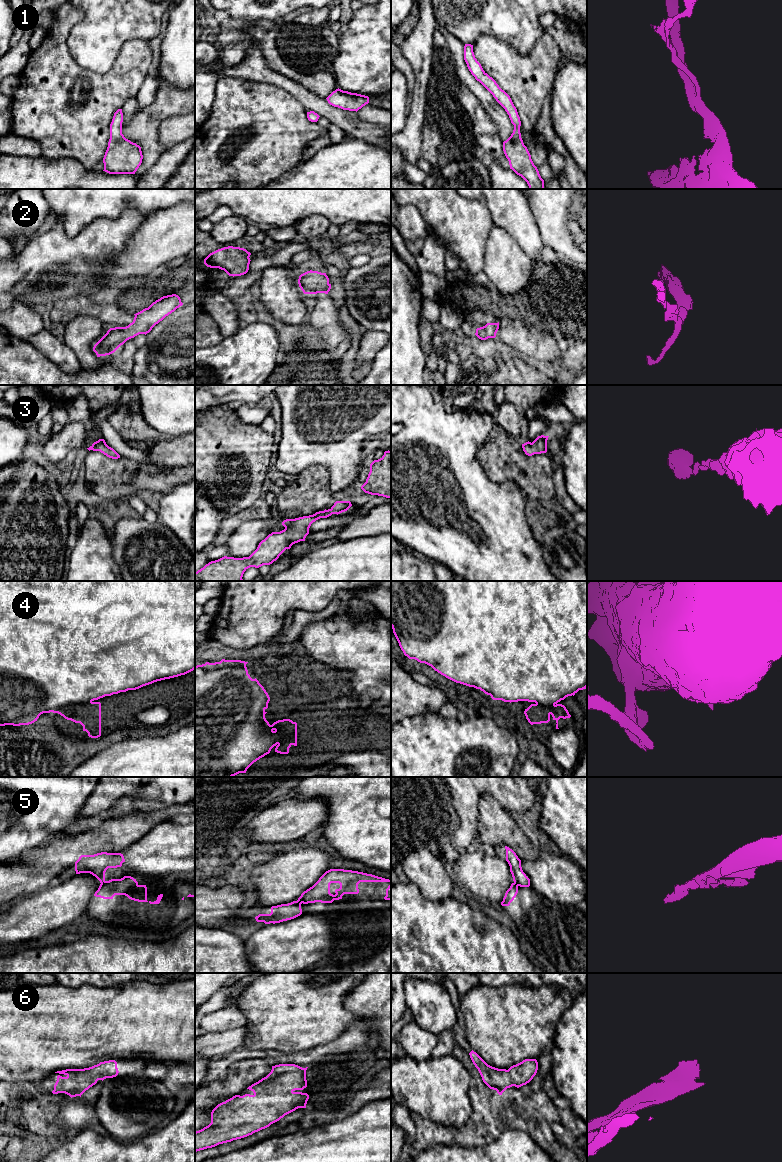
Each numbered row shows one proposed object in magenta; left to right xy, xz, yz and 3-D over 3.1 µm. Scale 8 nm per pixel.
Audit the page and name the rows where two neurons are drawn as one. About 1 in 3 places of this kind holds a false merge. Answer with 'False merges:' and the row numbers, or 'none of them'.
False merges: 4, 5

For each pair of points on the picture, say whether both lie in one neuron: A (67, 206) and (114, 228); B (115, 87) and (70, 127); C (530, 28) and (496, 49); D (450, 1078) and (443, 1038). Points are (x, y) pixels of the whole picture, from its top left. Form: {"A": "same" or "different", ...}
{"A": "different", "B": "same", "C": "different", "D": "different"}

